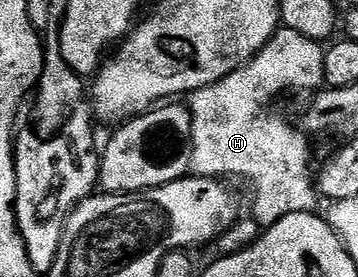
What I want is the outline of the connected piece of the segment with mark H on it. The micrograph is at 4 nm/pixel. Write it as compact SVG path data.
M282 26L244 67L189 97L194 138L193 175L239 176L247 180L254 191L254 216L263 229L272 227L288 214L315 211L316 180L312 172L310 176L307 133L301 127L286 124L284 117L266 107L289 88L321 89L326 78L325 57L319 41Z

